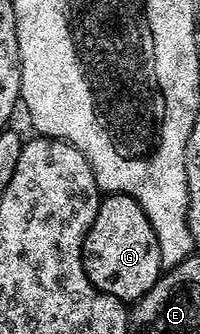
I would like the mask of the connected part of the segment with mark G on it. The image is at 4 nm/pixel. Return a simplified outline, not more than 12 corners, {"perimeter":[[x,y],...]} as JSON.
{"perimeter":[[109,194],[85,235],[85,273],[132,306],[161,281],[139,202]]}

